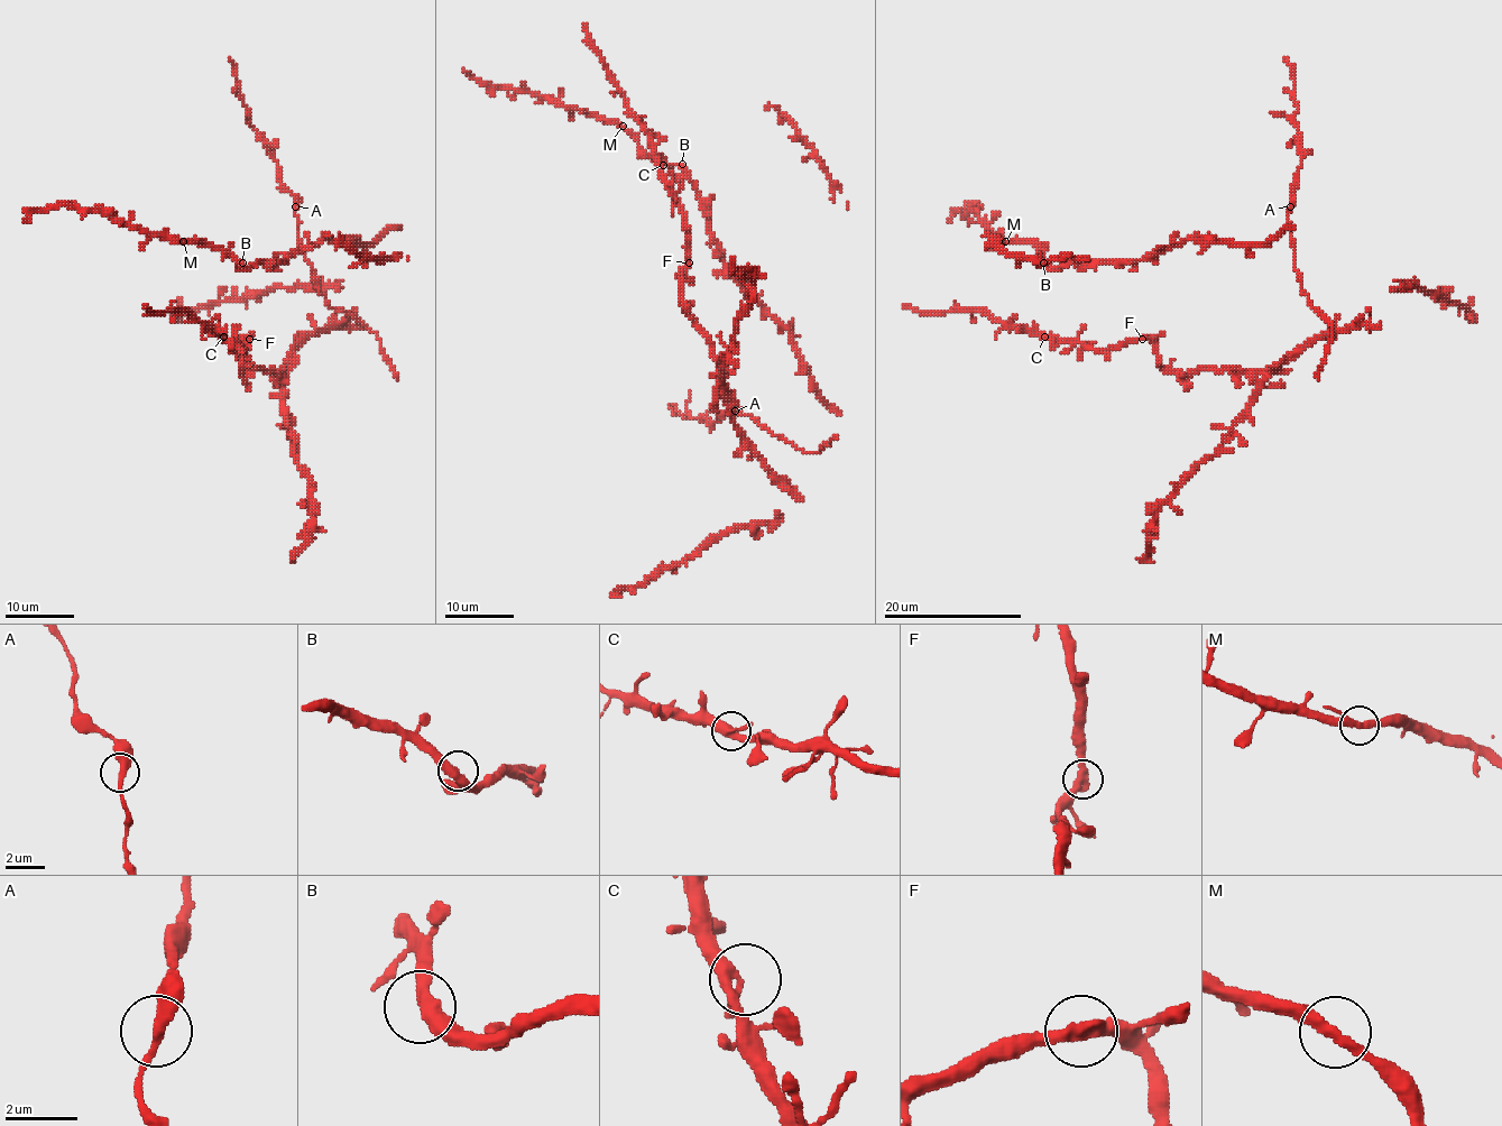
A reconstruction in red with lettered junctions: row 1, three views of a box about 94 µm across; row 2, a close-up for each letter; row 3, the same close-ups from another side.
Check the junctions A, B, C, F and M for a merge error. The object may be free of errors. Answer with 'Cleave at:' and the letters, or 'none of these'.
Cleave at: none of these

